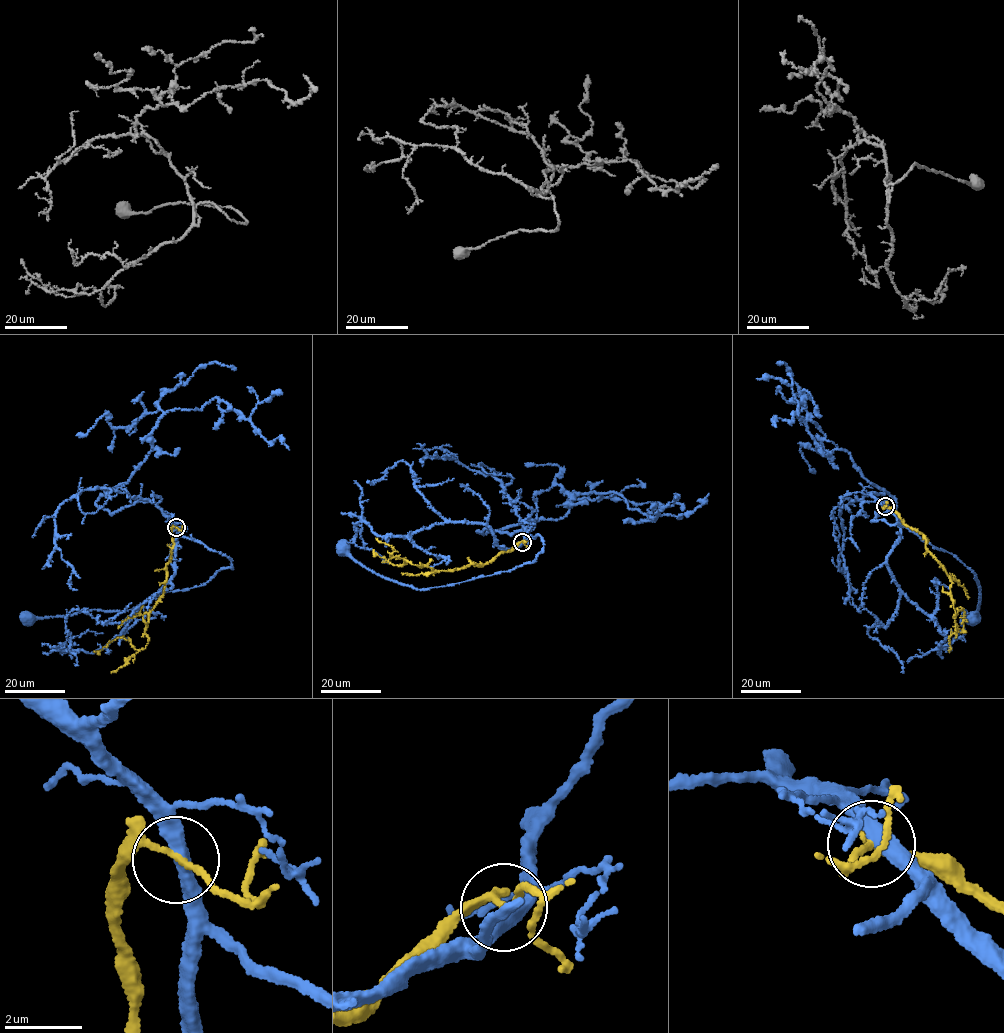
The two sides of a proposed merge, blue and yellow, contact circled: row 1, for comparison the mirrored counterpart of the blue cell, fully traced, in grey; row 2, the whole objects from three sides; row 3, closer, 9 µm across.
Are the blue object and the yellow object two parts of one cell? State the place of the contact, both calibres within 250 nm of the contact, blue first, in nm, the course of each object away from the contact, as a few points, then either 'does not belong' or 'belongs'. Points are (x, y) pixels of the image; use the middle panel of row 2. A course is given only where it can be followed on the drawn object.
(522, 542) | 380/140 nm | blue via (522, 542), (521, 546), (538, 535), (543, 550), (534, 561), (418, 590), (363, 567), (345, 548) | yellow via (522, 542), (482, 565), (474, 563), (460, 569), (434, 571), (405, 560), (405, 563), (392, 564), (373, 550) | does not belong

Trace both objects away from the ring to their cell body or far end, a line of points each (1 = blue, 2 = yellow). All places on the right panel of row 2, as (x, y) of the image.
1: (885, 506), (889, 509), (871, 521), (906, 527), (956, 556), (975, 573), (980, 603), (971, 617)
2: (885, 506), (924, 536), (926, 548), (951, 581), (955, 618), (958, 610), (963, 609), (965, 613), (960, 632)

